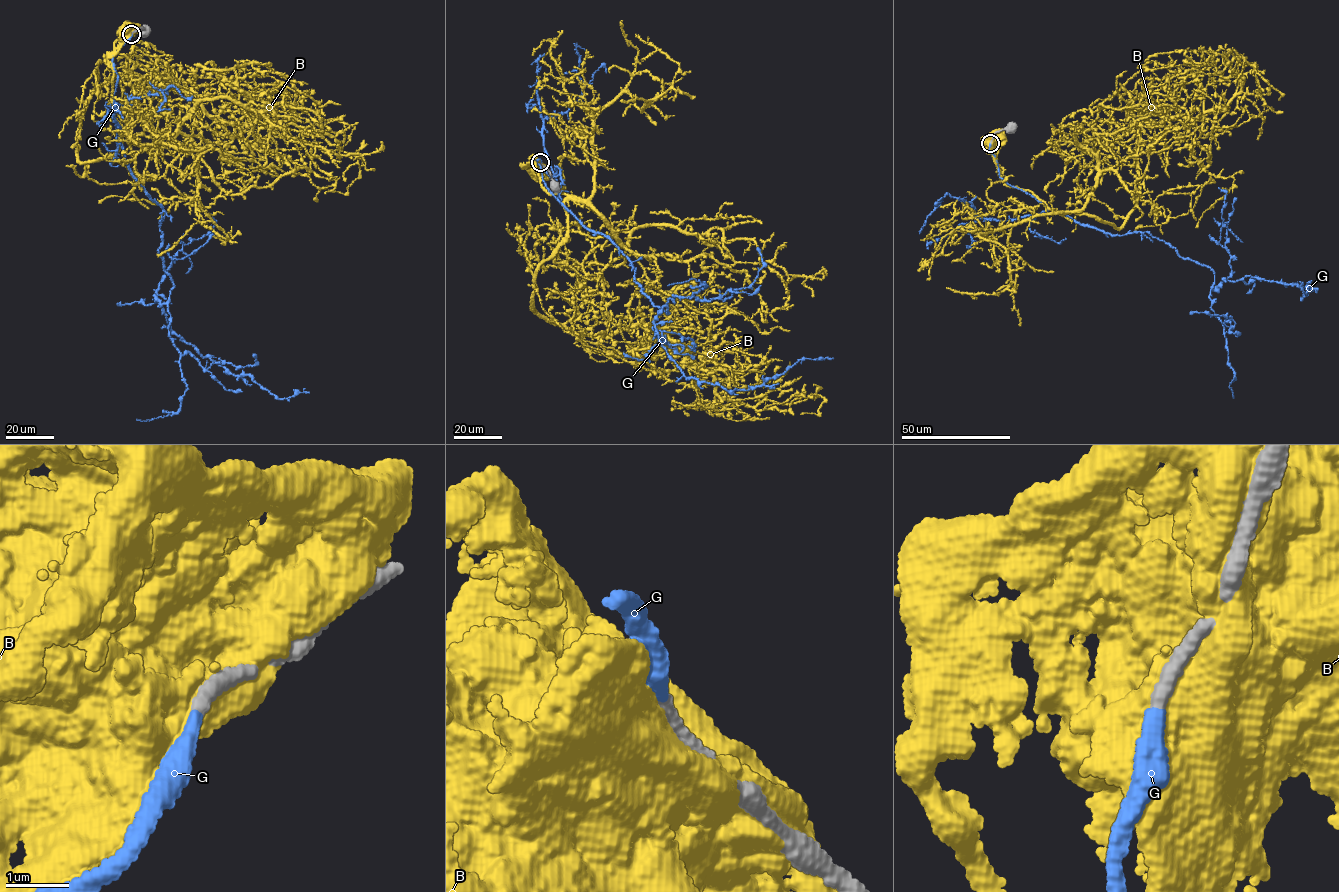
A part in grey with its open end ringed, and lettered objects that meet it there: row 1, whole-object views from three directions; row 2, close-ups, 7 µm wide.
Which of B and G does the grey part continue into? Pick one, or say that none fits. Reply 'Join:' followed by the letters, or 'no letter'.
Join: G

